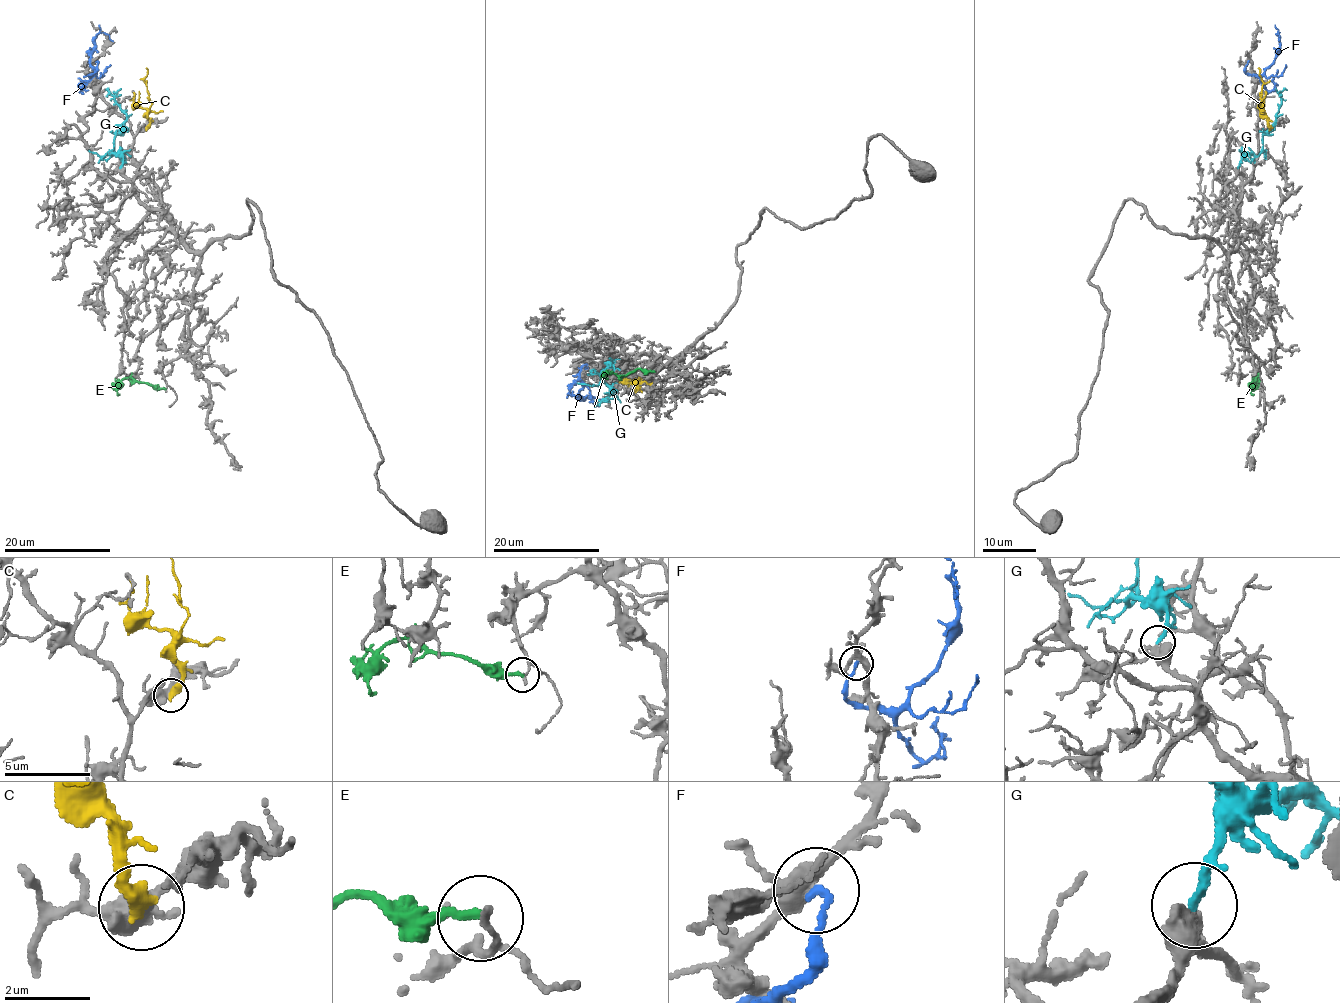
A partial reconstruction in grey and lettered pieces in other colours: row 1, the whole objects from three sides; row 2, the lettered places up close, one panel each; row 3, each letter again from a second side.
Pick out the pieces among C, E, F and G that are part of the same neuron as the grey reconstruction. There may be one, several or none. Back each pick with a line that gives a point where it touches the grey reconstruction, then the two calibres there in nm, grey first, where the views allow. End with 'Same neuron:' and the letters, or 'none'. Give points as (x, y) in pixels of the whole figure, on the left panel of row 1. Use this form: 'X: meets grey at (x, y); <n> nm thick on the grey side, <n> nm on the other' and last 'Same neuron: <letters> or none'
G: meets grey at (120, 167); 440 nm thick on the grey side, 200 nm on the other
Same neuron: G

